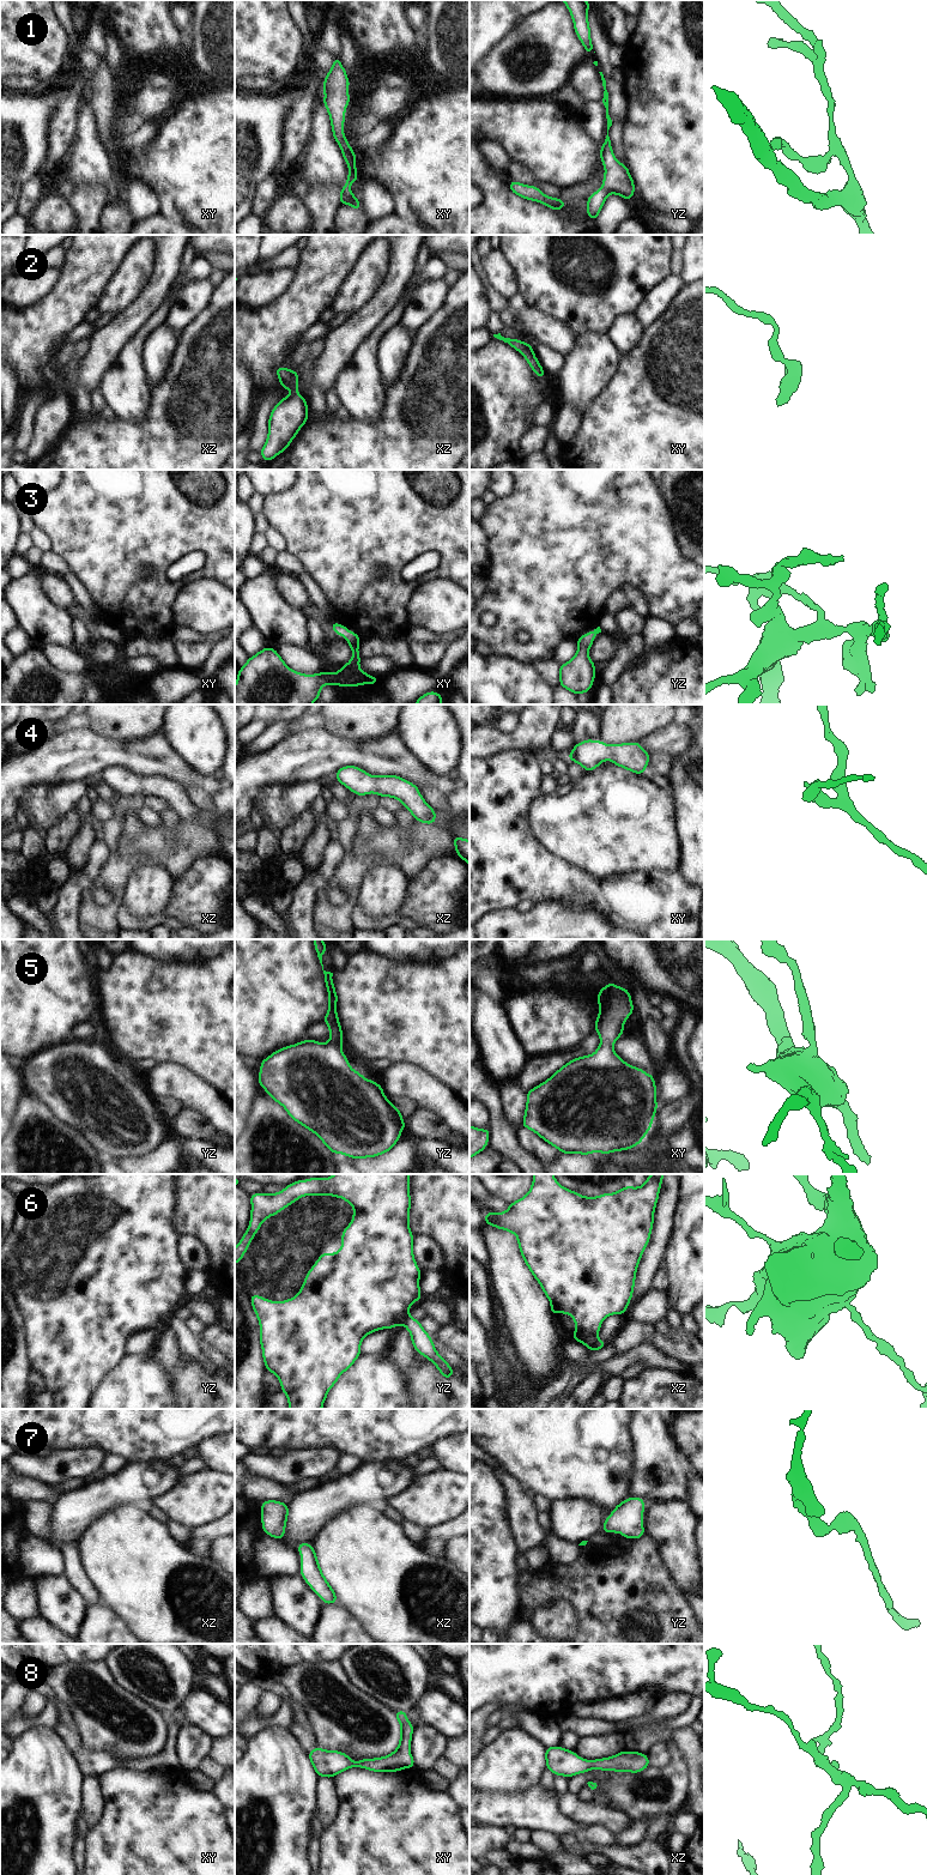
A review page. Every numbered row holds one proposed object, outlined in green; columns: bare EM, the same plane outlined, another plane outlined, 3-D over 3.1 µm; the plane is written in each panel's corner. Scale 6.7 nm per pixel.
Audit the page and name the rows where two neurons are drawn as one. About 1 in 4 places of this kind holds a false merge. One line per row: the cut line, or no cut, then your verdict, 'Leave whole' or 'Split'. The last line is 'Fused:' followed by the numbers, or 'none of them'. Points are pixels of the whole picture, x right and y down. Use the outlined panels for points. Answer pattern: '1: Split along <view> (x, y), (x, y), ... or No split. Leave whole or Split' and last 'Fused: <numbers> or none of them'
1: No split. Leave whole
2: No split. Leave whole
3: No split. Leave whole
4: No split. Leave whole
5: No split. Leave whole
6: Split along yz (407, 1313), (400, 1318), (399, 1323). Split
7: No split. Leave whole
8: No split. Leave whole
Fused: 6

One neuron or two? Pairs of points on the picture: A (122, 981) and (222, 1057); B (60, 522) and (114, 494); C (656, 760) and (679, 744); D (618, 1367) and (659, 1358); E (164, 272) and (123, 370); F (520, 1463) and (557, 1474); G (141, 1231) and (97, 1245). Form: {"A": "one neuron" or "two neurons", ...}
{"A": "one neuron", "B": "one neuron", "C": "two neurons", "D": "one neuron", "E": "two neurons", "F": "one neuron", "G": "one neuron"}

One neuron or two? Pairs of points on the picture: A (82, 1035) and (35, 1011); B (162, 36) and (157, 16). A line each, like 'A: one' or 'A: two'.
A: two
B: one

